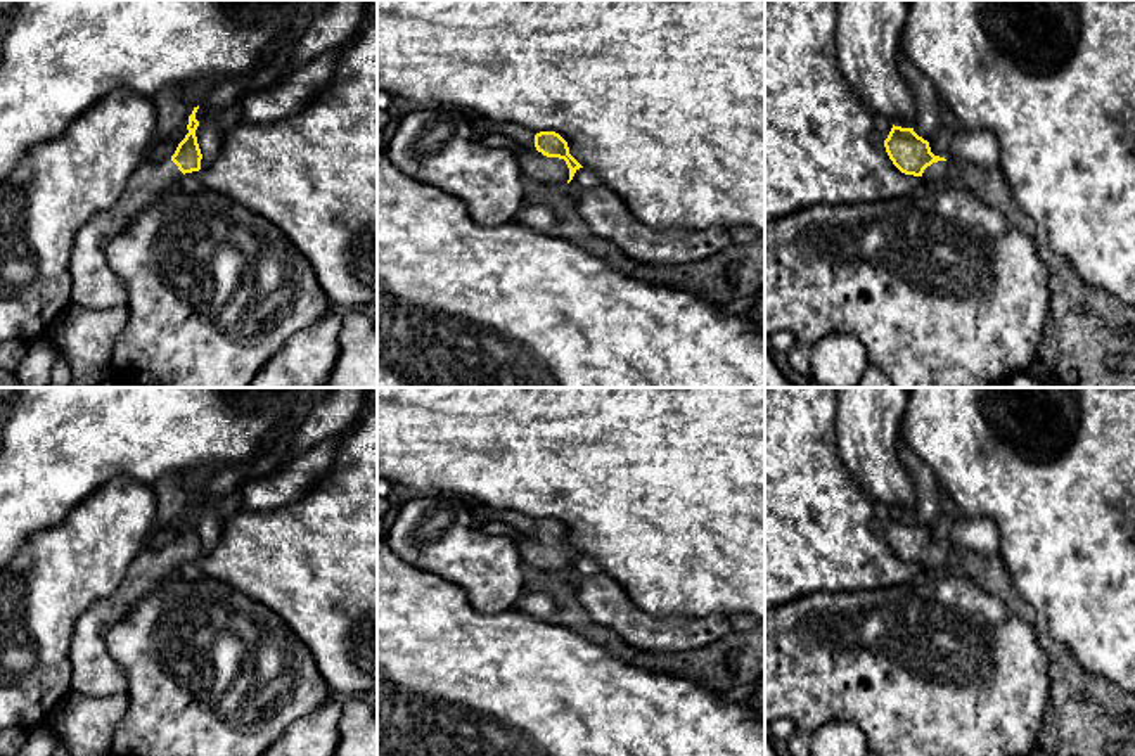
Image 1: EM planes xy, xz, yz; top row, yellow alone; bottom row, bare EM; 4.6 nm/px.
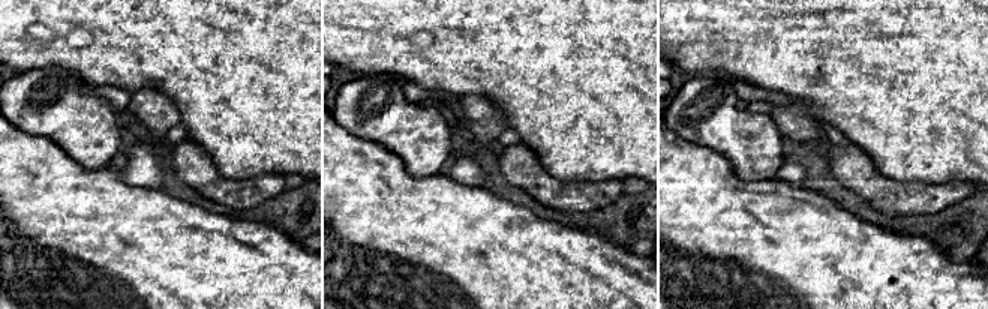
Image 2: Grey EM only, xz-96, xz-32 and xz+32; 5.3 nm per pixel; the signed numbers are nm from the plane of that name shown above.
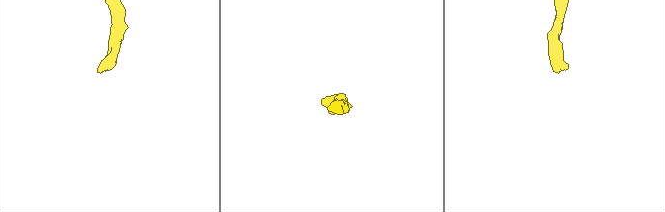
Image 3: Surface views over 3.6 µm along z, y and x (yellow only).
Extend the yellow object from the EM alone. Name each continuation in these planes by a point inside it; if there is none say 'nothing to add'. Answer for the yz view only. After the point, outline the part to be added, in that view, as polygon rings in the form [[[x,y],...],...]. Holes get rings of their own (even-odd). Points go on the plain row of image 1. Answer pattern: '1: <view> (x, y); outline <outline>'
1: yz (938, 561); outline [[[938,548],[927,554],[922,561],[922,567],[927,569],[933,576],[941,574],[952,564],[948,548]]]

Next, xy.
1: xy (96, 673); outline [[[171,547],[142,548],[116,592],[78,618],[69,647],[71,692],[92,697],[128,692],[126,675],[109,654],[106,635],[142,597],[175,576],[182,562]]]

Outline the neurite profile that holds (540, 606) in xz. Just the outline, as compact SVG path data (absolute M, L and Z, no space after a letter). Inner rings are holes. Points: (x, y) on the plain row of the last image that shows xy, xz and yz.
M526 593L517 599L514 604L516 611L521 611L535 619L540 621L550 621L552 616L555 614L557 604L555 599L550 597L548 593Z

